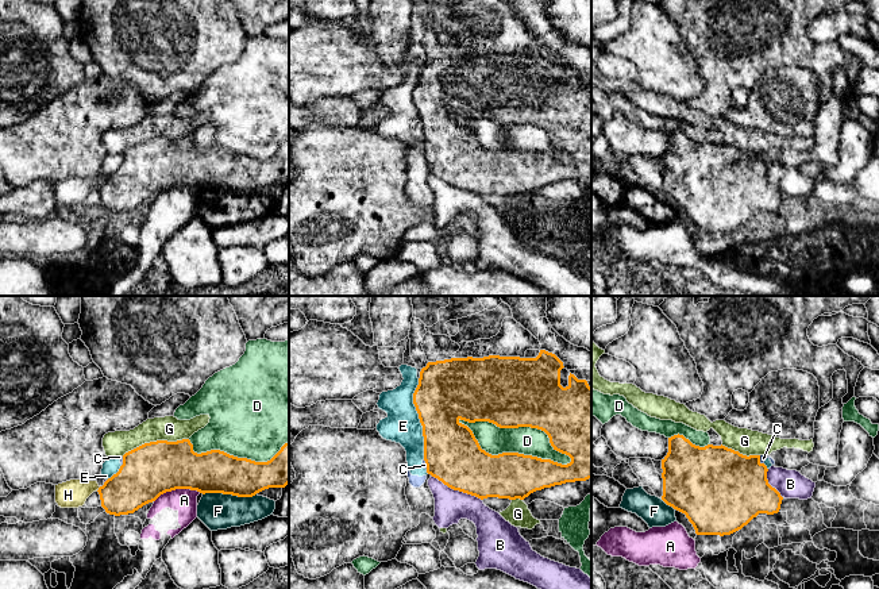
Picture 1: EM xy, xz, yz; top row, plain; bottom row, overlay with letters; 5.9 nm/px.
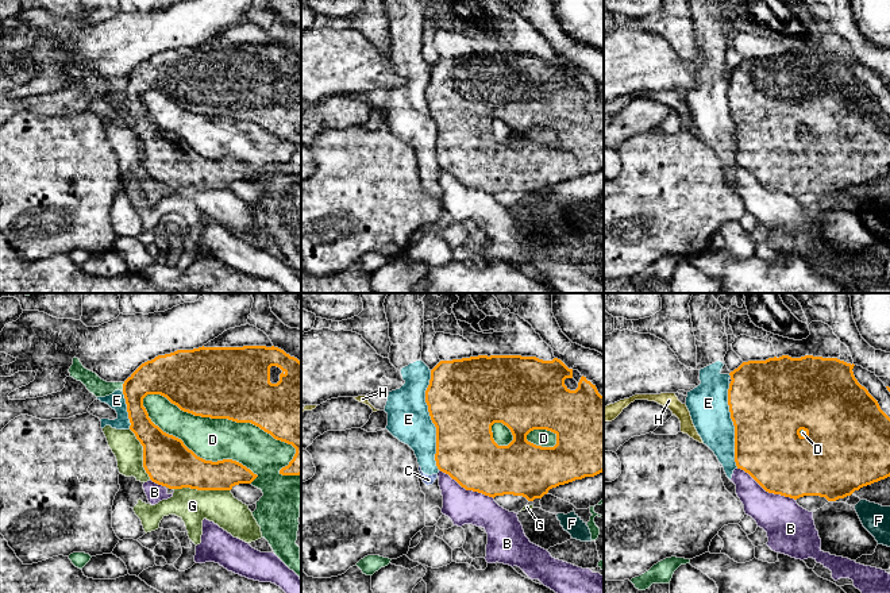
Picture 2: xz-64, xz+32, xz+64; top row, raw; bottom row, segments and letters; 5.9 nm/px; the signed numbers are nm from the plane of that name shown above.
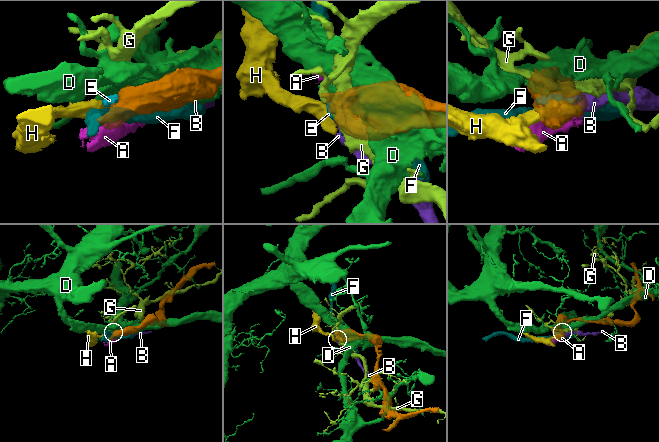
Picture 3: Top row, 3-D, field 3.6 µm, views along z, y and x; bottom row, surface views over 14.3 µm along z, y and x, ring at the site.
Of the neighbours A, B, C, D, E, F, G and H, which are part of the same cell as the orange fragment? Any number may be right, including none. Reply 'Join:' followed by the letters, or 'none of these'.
Join: none of these

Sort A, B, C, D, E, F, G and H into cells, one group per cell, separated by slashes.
A / B H / C E / D / F / G

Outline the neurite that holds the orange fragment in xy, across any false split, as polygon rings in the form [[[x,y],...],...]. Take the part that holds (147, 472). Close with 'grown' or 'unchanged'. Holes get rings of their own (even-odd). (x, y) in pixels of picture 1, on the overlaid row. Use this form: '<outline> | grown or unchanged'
[[[189,439],[177,442],[157,440],[144,443],[123,455],[119,471],[99,488],[101,507],[107,513],[120,516],[134,513],[155,501],[161,494],[176,489],[205,493],[223,493],[252,497],[269,488],[289,484],[289,442],[267,462],[238,458],[220,450],[197,454]]] | unchanged

